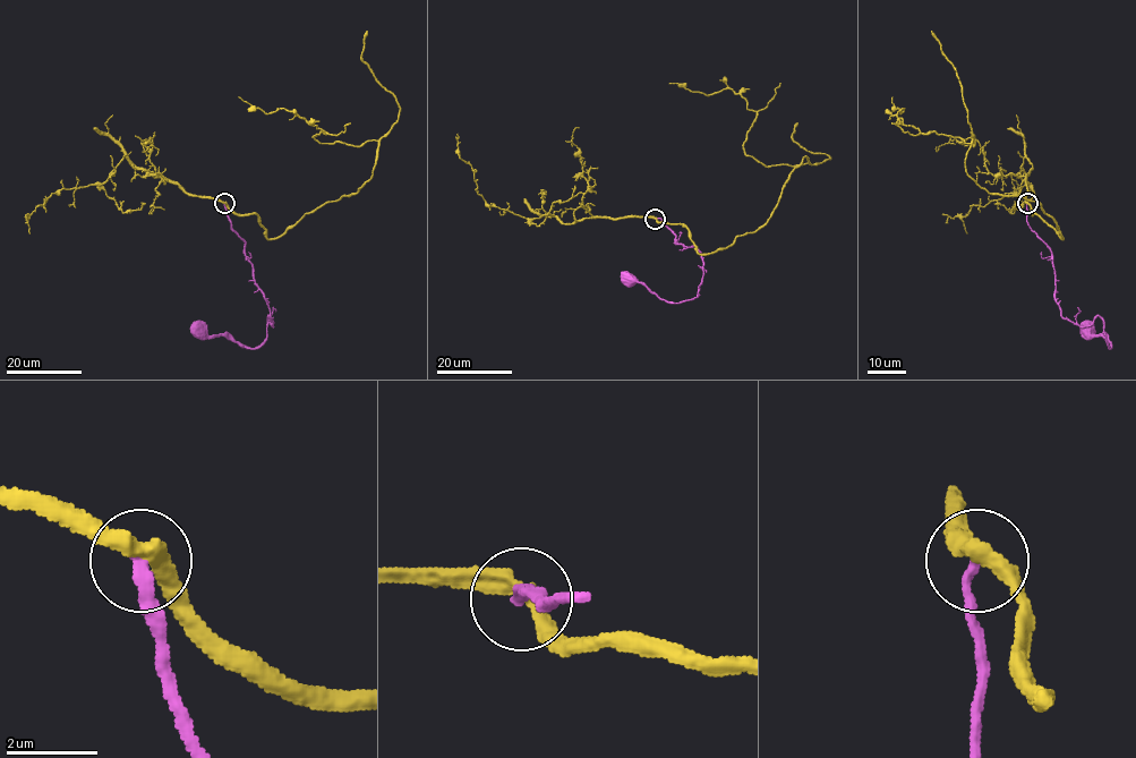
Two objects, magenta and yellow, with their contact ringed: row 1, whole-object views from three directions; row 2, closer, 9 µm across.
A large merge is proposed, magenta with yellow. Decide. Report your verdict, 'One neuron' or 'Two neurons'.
Two neurons

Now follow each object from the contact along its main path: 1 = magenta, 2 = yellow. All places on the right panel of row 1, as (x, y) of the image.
1: (1026, 203), (1028, 227), (1051, 254), (1061, 315), (1085, 325), (1098, 315), (1112, 346), (1084, 328)
2: (1026, 203), (1062, 238), (1038, 202), (991, 194), (967, 173), (974, 141), (974, 145), (906, 126), (891, 96)

